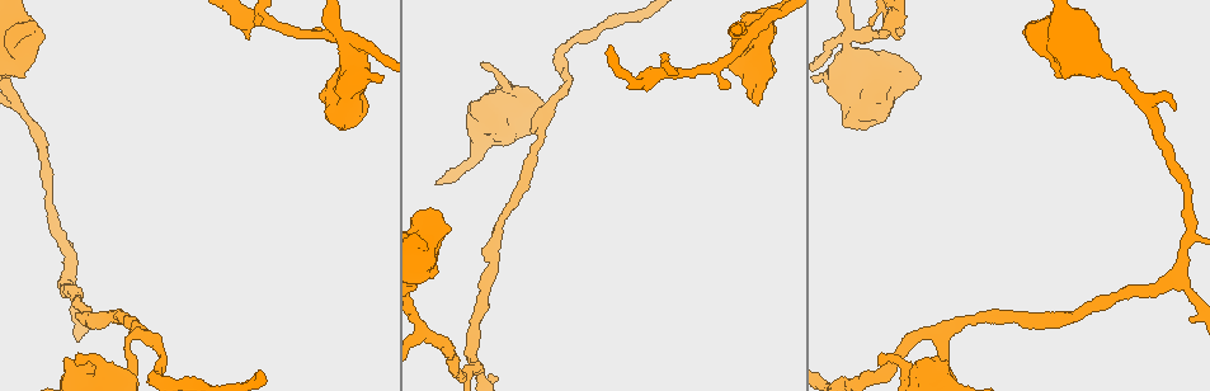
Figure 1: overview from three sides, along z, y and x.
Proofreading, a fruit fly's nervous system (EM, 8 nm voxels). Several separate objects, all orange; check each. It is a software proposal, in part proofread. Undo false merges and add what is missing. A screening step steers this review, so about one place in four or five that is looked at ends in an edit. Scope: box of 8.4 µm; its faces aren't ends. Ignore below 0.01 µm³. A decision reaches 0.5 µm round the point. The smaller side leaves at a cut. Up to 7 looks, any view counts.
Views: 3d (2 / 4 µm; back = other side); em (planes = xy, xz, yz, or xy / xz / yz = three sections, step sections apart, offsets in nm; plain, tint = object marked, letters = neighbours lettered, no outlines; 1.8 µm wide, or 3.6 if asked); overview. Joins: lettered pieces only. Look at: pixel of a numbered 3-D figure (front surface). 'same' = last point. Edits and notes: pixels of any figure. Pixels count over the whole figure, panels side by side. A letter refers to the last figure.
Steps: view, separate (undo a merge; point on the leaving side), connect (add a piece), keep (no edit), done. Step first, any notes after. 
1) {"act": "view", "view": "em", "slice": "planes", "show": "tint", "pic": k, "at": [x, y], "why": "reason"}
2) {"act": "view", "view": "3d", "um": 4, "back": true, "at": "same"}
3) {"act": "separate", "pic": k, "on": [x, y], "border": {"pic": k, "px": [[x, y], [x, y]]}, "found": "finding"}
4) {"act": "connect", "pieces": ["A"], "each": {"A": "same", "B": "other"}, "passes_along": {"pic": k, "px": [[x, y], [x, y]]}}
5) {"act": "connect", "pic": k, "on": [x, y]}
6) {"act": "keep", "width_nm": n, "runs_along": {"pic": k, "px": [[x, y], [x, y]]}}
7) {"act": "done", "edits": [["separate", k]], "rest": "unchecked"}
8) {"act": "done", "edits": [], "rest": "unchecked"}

{"act": "view", "view": "3d", "um": 2, "pic": 1, "at": [871, 377], "why": "abrupt turn"}

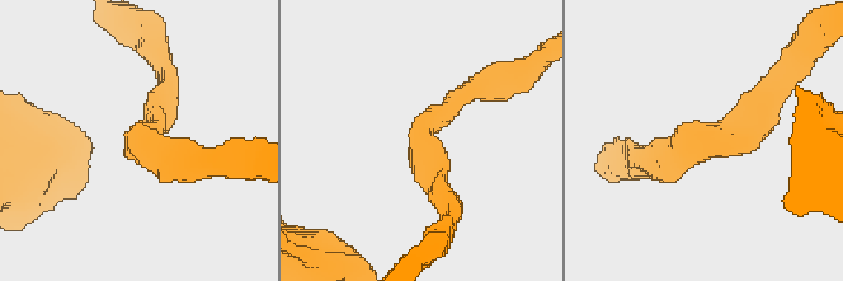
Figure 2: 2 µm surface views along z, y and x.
{"act": "view", "view": "em", "slice": "planes", "show": "letters", "pic": 2, "at": [142, 135]}

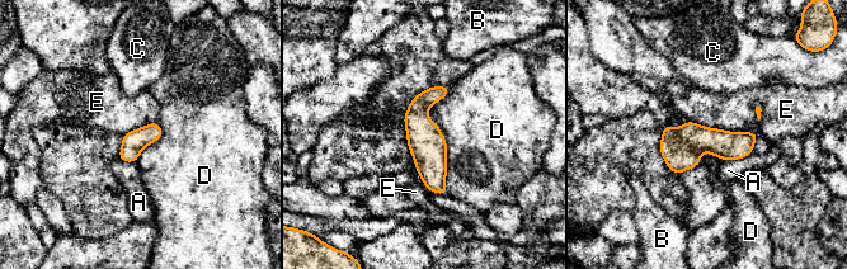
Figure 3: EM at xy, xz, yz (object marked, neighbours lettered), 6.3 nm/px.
{"act": "keep", "width_nm": 150, "each": {"A": "other", "B": "other", "C": "other", "D": "other", "E": "other"}, "border": {"pic": 3, "px": [[687, 119], [760, 136]]}, "found": "all the same neuron"}

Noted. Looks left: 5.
{"act": "view", "view": "em", "um": 3.6, "slice": "yz", "step": 4, "show": "tint", "pic": 1, "at": [753, 33], "why": "four-way junction"}

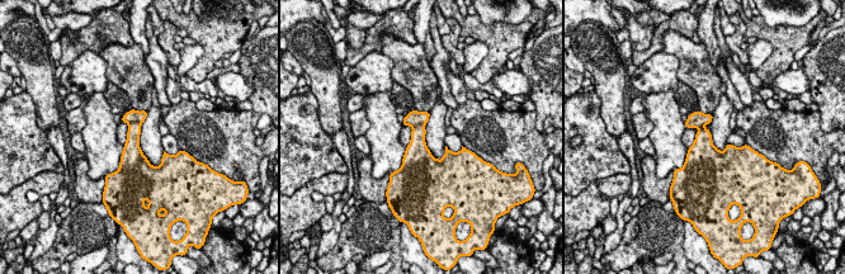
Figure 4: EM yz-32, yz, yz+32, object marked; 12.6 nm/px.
{"act": "view", "view": "em", "um": 3.6, "slice": "yz", "step": 4, "show": "letters", "at": "same", "why": "see the neighbours"}

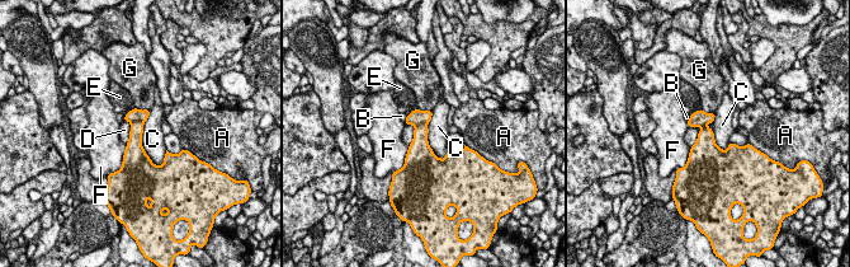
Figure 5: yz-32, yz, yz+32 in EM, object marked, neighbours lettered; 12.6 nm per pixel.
{"act": "separate", "pic": 5, "on": [135, 115], "each": {"A": "other", "B": "other", "C": "other", "D": "other", "E": "other", "F": "other", "G": "other"}, "border": {"pic": 5, "px": [[143, 122], [135, 121], [131, 123]]}, "found": "a second neuron is stuck on"}

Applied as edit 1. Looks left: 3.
{"act": "done", "edits": [["separate", 5]], "rest": "unchecked"}

